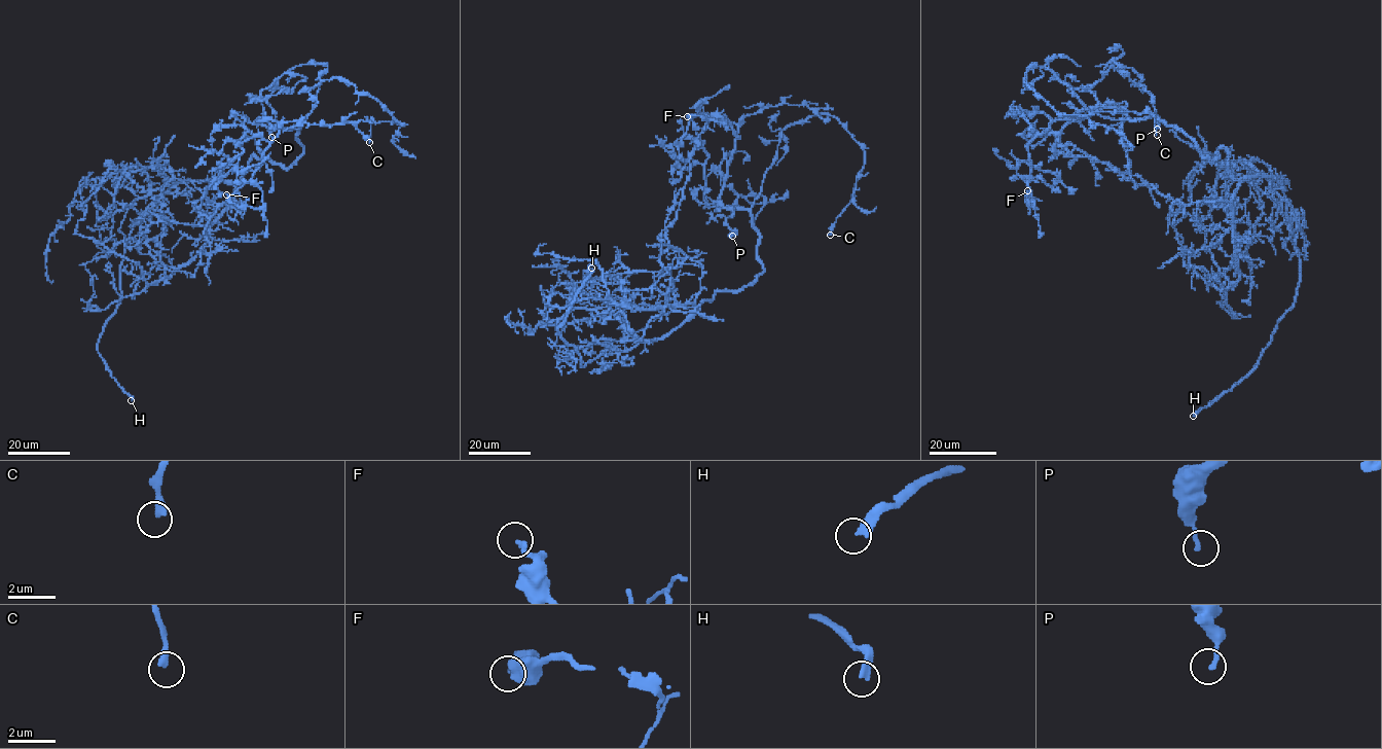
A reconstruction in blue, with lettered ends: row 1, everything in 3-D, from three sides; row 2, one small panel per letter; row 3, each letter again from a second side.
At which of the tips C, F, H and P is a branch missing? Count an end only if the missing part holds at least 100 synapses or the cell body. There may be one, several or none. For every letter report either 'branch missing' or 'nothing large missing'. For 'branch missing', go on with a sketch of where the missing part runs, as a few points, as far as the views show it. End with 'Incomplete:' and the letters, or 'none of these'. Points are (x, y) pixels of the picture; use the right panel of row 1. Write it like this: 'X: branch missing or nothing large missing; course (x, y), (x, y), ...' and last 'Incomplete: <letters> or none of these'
C: nothing large missing
F: nothing large missing
H: branch missing
P: nothing large missing
Incomplete: H

